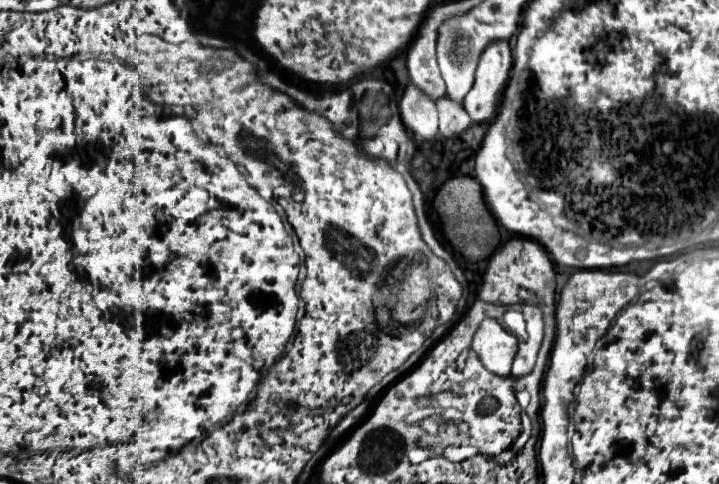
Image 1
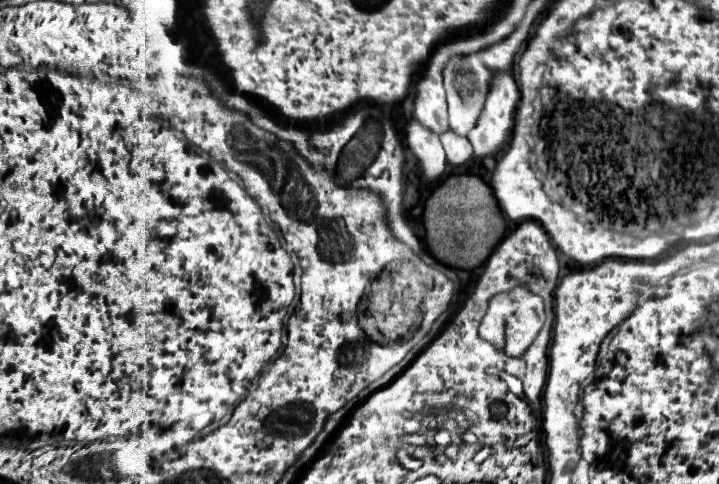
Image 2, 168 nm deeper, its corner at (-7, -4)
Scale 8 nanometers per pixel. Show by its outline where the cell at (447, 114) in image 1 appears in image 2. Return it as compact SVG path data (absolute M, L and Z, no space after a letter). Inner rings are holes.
M448 129L446 133L442 133L442 135L440 135L440 141L442 141L442 145L444 145L448 163L452 163L452 165L462 165L462 163L466 163L466 161L472 157L472 153L474 153L472 143L468 141L468 137L458 135L458 133L454 133L452 129Z

